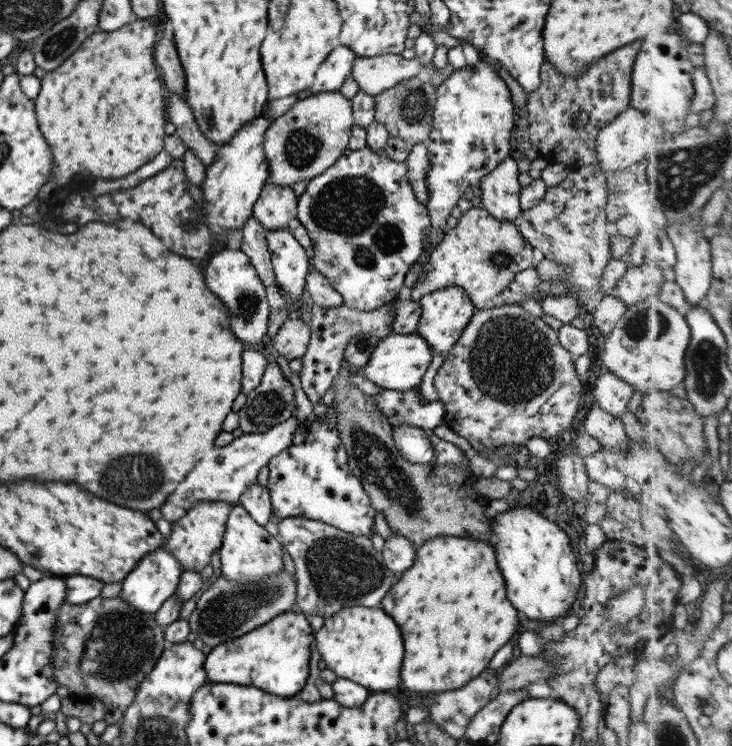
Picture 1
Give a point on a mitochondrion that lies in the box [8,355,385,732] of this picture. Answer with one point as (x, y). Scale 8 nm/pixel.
(122, 643)

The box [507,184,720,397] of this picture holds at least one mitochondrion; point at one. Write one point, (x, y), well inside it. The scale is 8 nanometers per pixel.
(640, 325)

